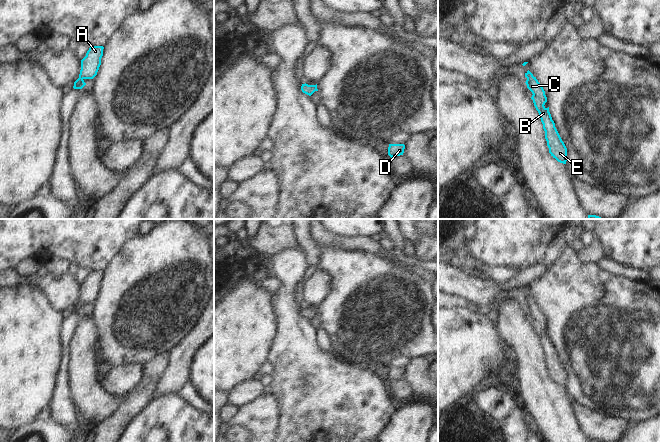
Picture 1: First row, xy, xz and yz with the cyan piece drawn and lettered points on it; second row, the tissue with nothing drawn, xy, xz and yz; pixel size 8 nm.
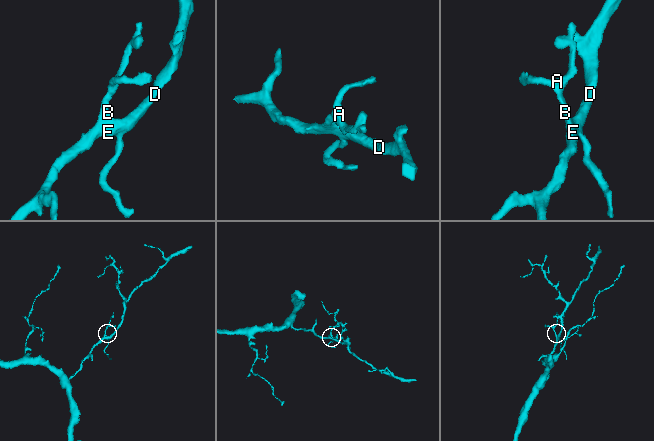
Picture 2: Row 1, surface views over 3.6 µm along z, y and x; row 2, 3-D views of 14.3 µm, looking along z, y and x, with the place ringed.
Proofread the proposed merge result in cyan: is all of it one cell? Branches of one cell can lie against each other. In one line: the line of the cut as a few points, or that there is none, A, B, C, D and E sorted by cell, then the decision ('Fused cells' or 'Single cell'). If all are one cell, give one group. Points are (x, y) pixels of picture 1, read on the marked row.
No split. Groups: A B C D E. Single cell

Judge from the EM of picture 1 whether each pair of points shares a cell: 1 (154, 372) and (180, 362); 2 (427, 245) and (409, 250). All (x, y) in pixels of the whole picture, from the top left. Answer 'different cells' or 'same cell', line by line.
1: different cells
2: different cells

